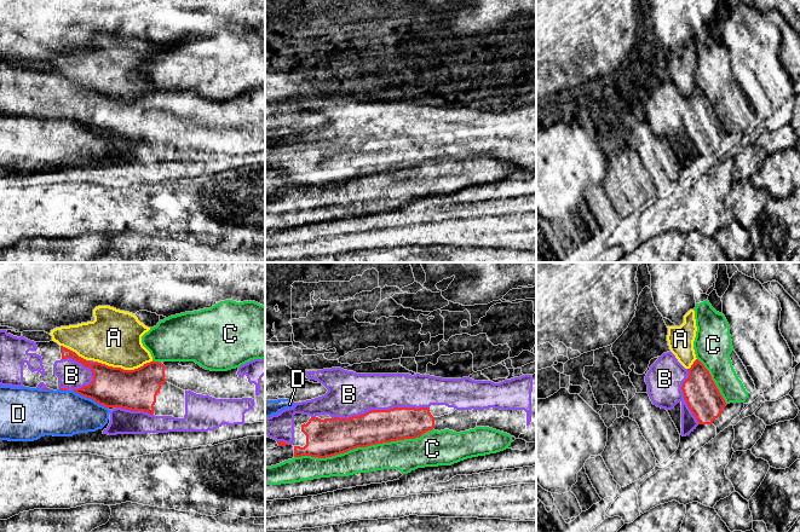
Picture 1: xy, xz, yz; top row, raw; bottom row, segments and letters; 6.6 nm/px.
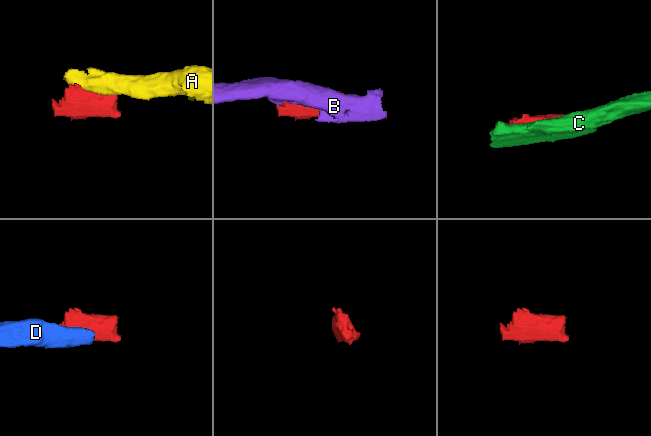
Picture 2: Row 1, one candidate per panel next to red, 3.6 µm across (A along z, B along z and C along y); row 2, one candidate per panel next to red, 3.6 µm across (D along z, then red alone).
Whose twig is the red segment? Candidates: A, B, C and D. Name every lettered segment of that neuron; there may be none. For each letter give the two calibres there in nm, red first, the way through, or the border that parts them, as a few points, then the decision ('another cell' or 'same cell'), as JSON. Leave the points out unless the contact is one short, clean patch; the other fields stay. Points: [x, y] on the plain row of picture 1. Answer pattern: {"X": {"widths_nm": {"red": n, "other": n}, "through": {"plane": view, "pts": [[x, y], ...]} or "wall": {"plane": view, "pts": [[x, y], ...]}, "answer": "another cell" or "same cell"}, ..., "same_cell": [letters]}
{"A": {"widths_nm": {"red": 280, "other": 360}, "answer": "another cell"}, "B": {"widths_nm": {"red": 220, "other": 300}, "answer": "same cell"}, "C": {"widths_nm": {"red": 260, "other": 200}, "answer": "another cell"}, "D": {"widths_nm": {"red": 280, "other": 300}, "answer": "another cell"}, "same_cell": ["B"]}

